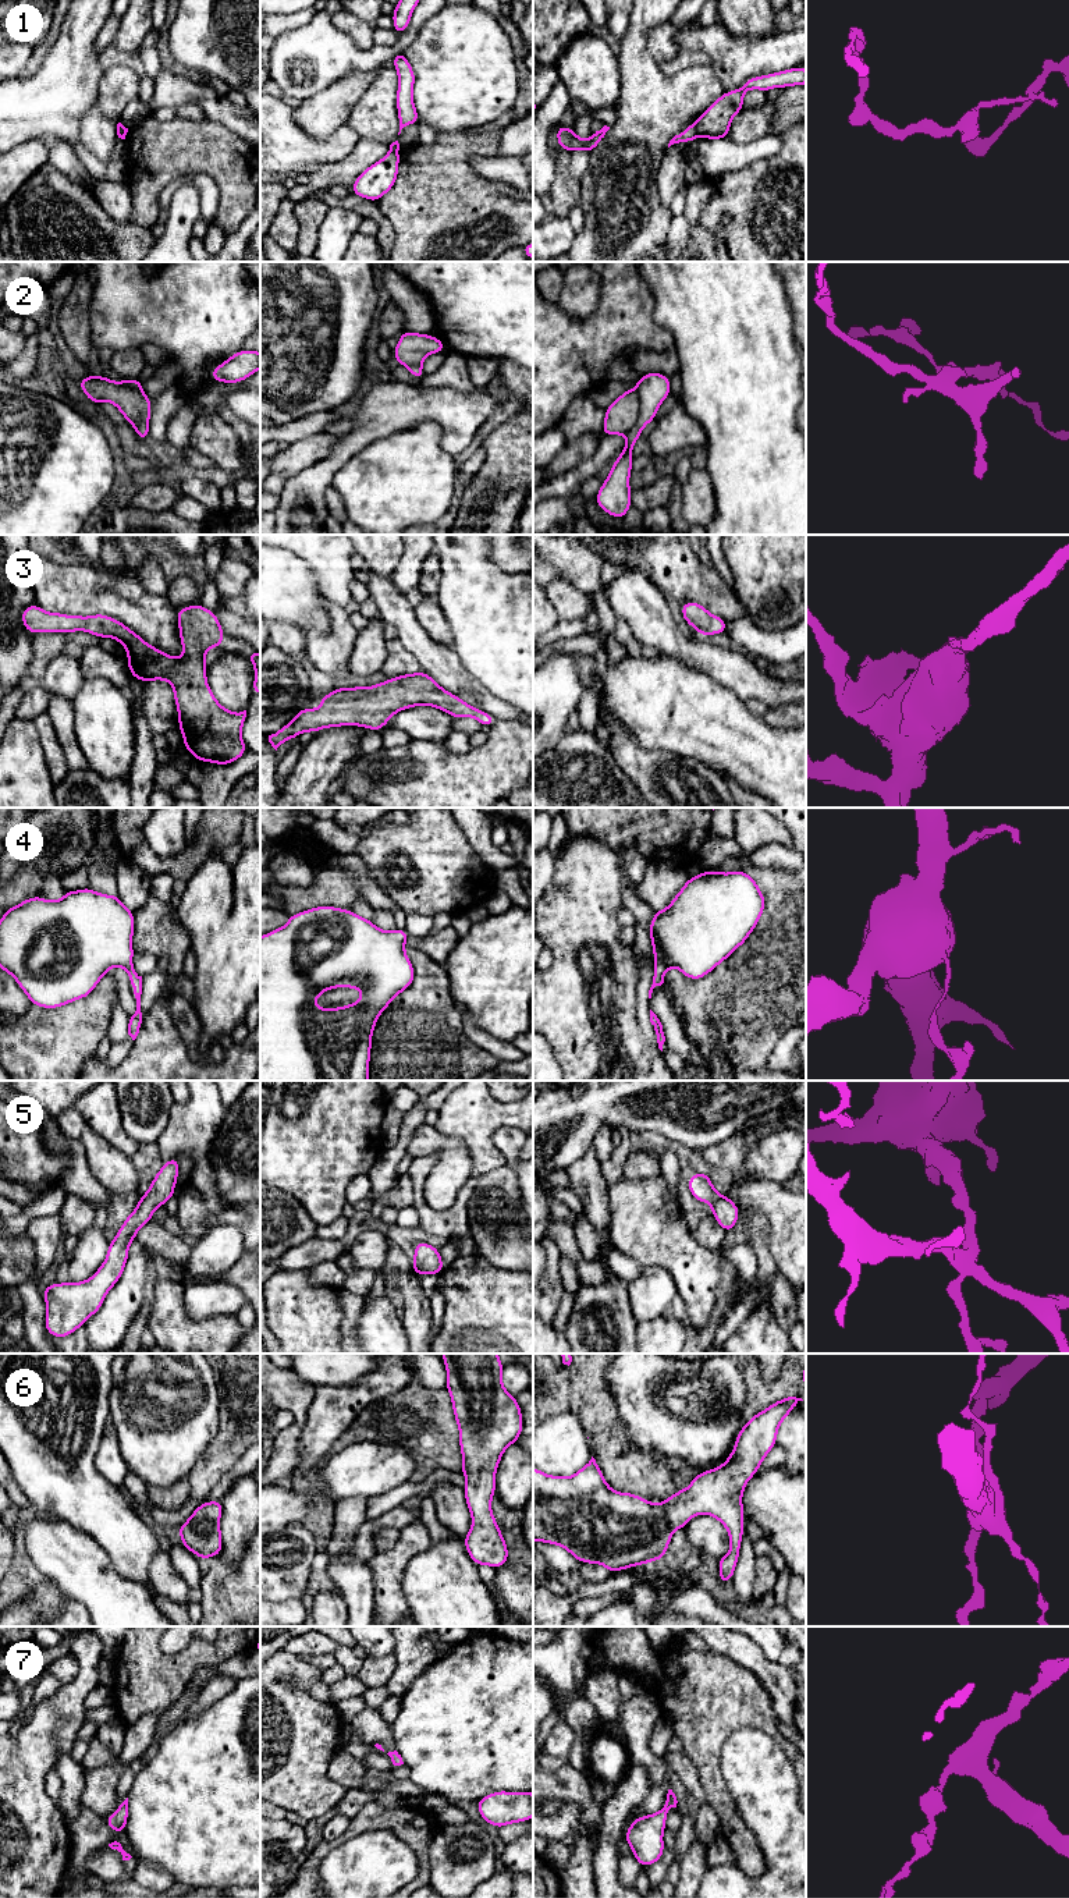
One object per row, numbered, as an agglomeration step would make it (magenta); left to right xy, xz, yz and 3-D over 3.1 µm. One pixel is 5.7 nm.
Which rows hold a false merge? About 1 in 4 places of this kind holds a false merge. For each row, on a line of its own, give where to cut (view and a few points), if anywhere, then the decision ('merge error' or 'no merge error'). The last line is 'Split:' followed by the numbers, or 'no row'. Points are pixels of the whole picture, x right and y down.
1: cut in yz along (693, 124), (698, 134); merge error
2: cut in yz along (636, 390), (639, 400), (638, 419), (625, 433); merge error
3: no cut; no merge error
4: no cut; no merge error
5: no cut; no merge error
6: no cut; no merge error
7: no cut; no merge error
Split: 1, 2

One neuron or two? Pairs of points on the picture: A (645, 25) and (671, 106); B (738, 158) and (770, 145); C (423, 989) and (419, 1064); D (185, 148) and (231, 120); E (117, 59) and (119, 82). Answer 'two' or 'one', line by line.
A: one
B: one
C: one
D: two
E: two

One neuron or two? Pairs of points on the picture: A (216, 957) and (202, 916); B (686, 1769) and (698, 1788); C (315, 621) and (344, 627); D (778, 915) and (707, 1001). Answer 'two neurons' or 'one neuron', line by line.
A: one neuron
B: one neuron
C: two neurons
D: one neuron

